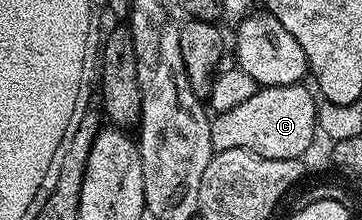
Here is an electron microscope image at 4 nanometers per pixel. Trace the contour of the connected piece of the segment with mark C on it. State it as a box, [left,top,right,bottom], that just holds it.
[212,82,318,160]

